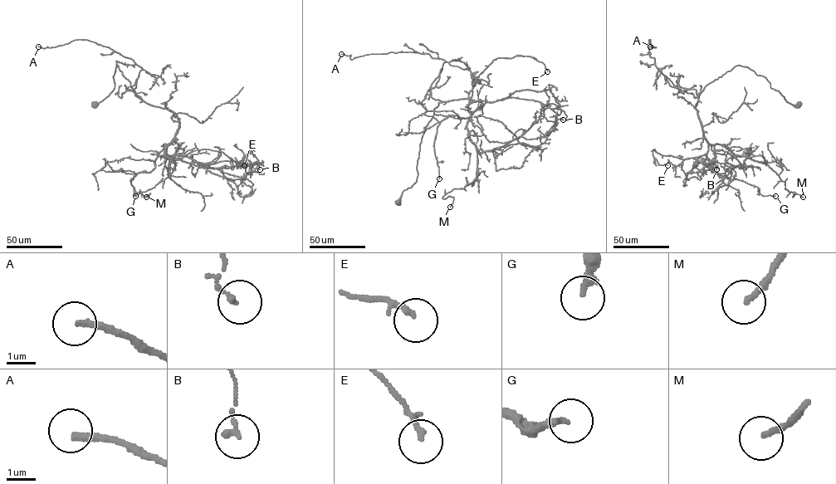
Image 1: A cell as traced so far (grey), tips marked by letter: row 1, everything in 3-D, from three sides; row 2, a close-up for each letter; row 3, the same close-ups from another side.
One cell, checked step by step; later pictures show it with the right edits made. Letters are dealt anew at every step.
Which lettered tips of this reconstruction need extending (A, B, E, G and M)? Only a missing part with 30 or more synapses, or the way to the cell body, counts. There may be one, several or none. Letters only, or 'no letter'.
A

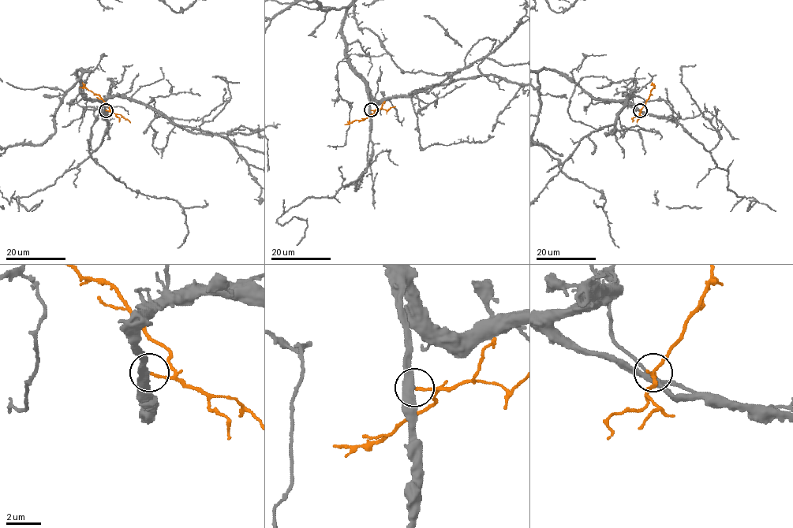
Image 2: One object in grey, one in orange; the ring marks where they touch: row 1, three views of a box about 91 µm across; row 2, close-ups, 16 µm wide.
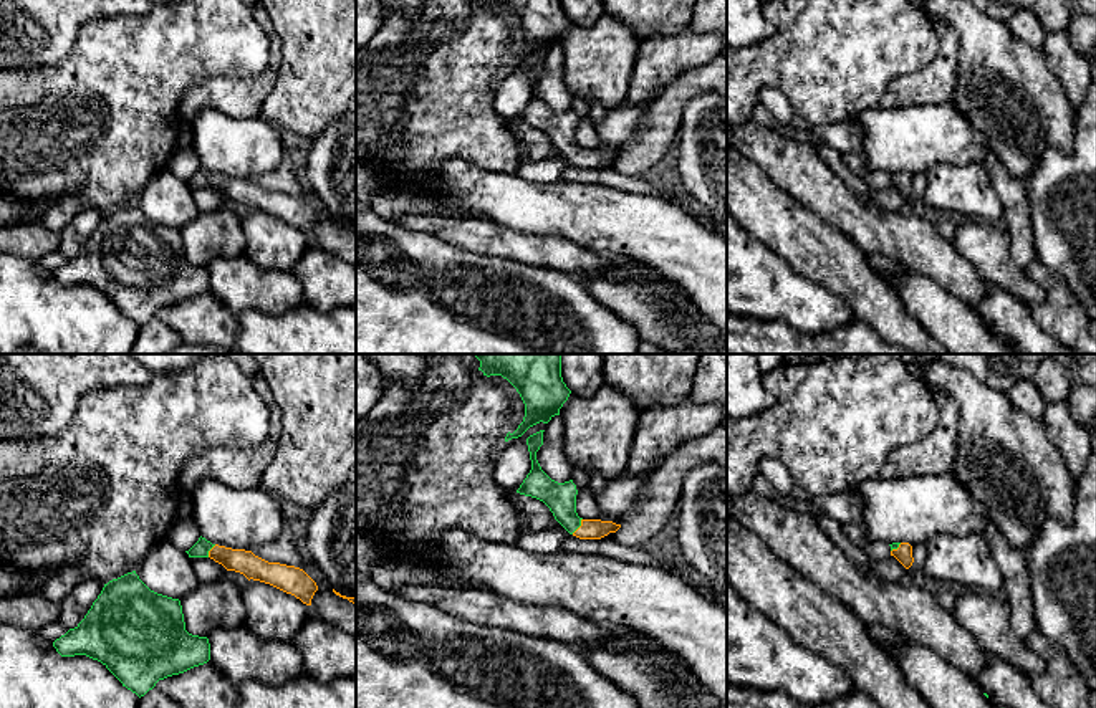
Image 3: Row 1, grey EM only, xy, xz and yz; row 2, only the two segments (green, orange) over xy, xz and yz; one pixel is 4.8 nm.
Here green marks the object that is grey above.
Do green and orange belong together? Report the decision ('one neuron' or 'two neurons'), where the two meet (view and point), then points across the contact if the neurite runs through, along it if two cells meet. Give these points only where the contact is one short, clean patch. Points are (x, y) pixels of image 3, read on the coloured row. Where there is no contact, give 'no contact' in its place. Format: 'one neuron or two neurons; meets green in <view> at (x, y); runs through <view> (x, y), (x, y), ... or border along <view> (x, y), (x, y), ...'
one neuron; meets green in xz at (578, 526); runs through xz (560, 498), (565, 513), (578, 526), (590, 528)

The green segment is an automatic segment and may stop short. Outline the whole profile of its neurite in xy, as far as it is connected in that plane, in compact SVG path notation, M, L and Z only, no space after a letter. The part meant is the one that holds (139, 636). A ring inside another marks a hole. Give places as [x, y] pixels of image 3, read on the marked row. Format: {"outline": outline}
{"outline": "M136 571L104 584L84 619L56 639L53 647L61 657L86 655L101 662L123 686L139 698L159 680L210 660L209 639L185 630L180 600L151 591Z"}

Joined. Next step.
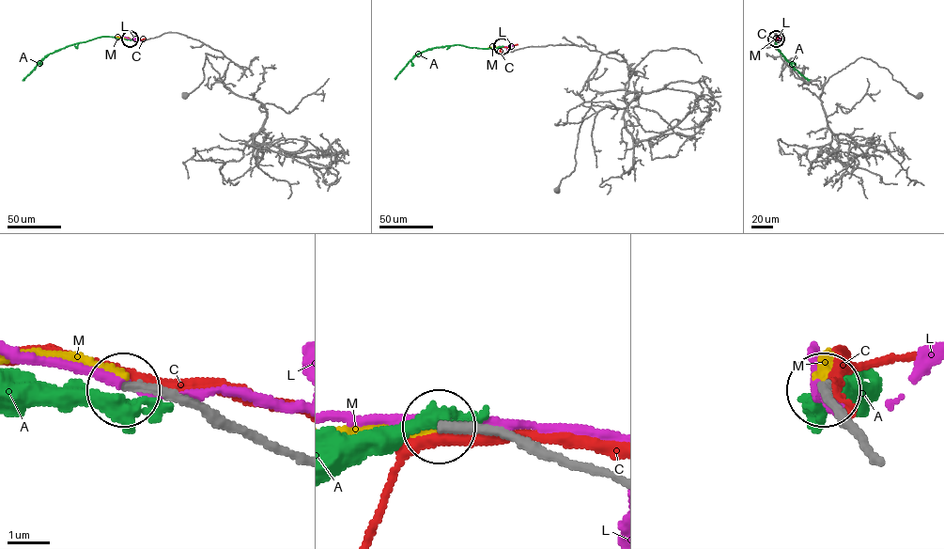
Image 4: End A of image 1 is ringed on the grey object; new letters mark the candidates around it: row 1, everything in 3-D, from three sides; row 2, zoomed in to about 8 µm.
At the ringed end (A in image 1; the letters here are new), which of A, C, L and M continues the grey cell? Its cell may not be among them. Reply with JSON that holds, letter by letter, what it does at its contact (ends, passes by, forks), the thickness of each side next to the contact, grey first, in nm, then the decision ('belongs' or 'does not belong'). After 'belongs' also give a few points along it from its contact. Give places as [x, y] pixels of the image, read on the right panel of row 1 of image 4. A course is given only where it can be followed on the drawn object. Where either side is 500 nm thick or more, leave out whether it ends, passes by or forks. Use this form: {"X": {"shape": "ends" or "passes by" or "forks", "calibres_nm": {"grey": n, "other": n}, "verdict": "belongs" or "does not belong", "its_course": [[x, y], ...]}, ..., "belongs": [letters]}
{"A": {"shape": "ends", "calibres_nm": {"grey": 280, "other": 400}, "verdict": "does not belong"}, "C": {"shape": "passes by", "calibres_nm": {"grey": 280, "other": 300}, "verdict": "does not belong"}, "L": {"shape": "passes by", "calibres_nm": {"grey": 280, "other": 220}, "verdict": "does not belong"}, "M": {"shape": "ends", "calibres_nm": {"grey": 240, "other": 280}, "verdict": "does not belong"}, "belongs": []}

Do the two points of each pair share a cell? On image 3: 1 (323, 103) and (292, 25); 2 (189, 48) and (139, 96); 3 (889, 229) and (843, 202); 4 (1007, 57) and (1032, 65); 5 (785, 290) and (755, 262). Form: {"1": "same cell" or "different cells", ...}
{"1": "same cell", "2": "same cell", "3": "same cell", "4": "same cell", "5": "same cell"}

